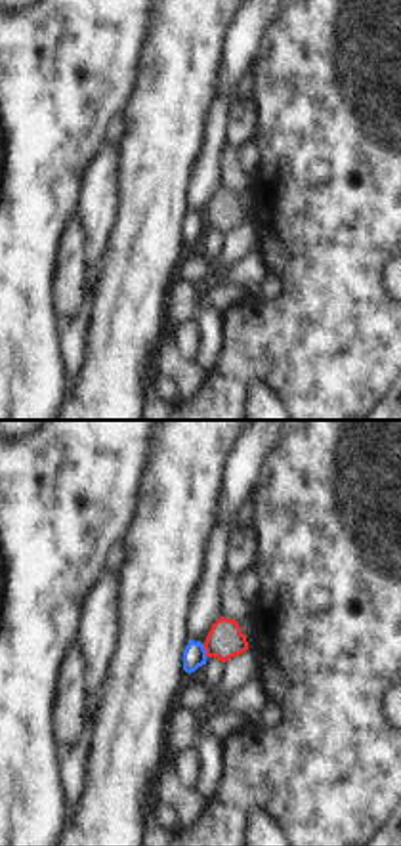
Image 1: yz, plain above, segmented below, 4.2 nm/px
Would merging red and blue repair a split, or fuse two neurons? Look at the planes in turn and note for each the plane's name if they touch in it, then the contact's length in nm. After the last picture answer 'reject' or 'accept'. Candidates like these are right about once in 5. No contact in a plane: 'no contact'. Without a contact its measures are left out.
contact in yz; length 70 nm

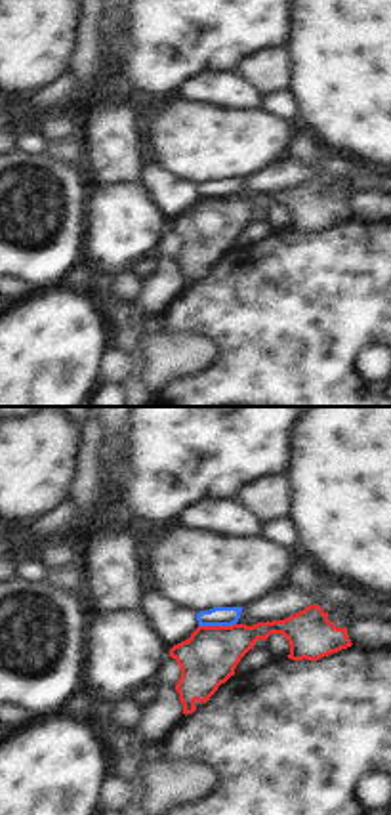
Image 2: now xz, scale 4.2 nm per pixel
contact in xz; length 160 nm

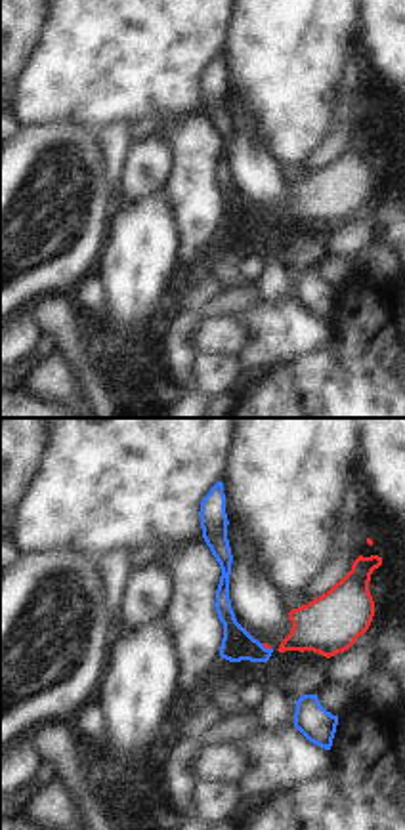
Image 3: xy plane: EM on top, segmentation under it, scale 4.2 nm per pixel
contact in xy; length 50 nm

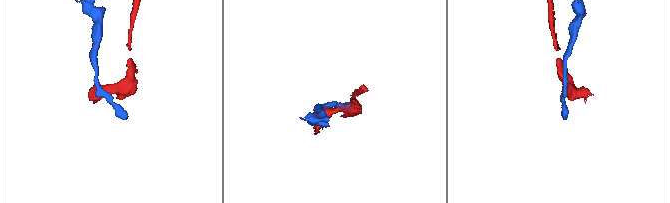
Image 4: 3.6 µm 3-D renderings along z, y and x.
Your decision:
reject

